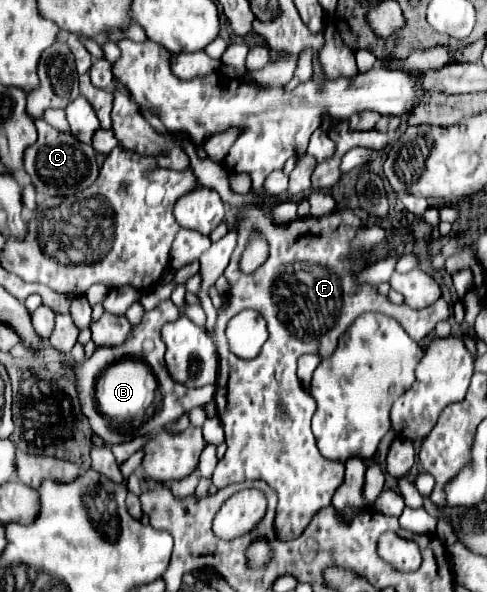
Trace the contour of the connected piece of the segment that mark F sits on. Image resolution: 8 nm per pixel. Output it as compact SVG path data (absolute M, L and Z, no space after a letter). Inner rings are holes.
M343 203L339 205L339 209L335 213L327 215L327 217L295 219L289 225L285 225L283 229L279 229L277 225L271 225L271 217L261 209L247 211L243 217L239 217L239 221L243 221L243 225L239 225L239 243L231 257L229 267L225 269L225 277L231 283L231 301L229 301L229 309L225 313L219 313L217 333L215 333L217 353L219 353L219 377L217 377L215 403L217 403L217 415L221 419L221 425L227 427L227 451L225 451L223 459L217 463L217 469L213 473L213 485L223 489L229 483L247 481L247 479L267 481L279 495L277 519L275 519L277 537L279 539L295 539L295 537L299 537L299 533L303 533L303 529L309 525L309 521L313 519L313 515L319 509L331 505L331 499L345 475L343 463L329 461L327 457L319 455L319 449L315 445L315 437L311 429L311 420L317 405L315 405L315 399L311 397L311 393L303 387L303 383L297 377L297 359L305 353L319 353L321 357L329 357L335 351L337 339L341 337L341 333L345 333L359 315L369 313L369 311L385 313L385 315L397 319L401 323L401 327L411 335L413 341L421 341L429 331L435 329L435 325L439 321L449 317L449 305L445 299L437 299L437 303L423 307L419 311L411 309L407 305L397 305L397 309L395 309L395 305L387 297L381 297L377 293L377 287L359 285L355 281L355 273L359 271L357 265L363 267L365 253L361 251L361 253L353 255L349 243L355 237L355 231L361 225L361 221ZM319 229L321 231L327 229L327 237L317 235L317 233L321 233ZM253 231L259 231L263 235L263 239L267 241L269 257L257 271L247 275L239 269L239 259L241 259ZM299 247L305 247L305 255L303 255L305 263L297 263ZM291 287L297 287L295 295L291 293ZM245 309L259 311L265 317L267 329L269 329L269 339L265 341L263 351L255 359L241 359L241 357L233 355L229 351L229 343L225 337L225 329L227 329L227 323L231 321L231 317Z

